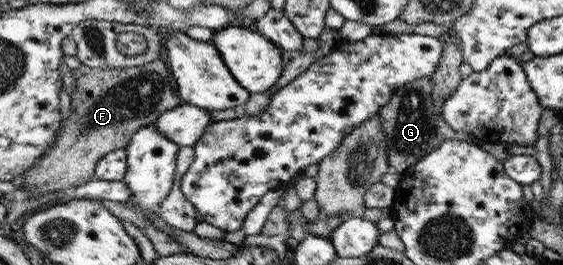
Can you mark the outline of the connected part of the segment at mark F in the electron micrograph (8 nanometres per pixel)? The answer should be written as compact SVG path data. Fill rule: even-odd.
M159 58L130 68L95 69L82 65L73 73L73 109L68 120L63 120L60 130L56 131L59 140L22 178L32 196L86 184L104 157L113 151L127 149L136 132L182 104L168 80L168 66Z

